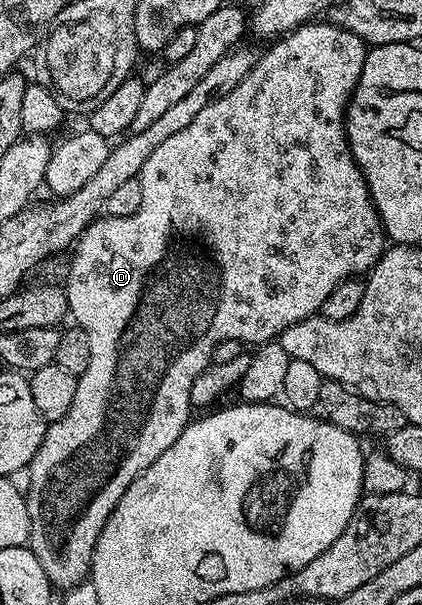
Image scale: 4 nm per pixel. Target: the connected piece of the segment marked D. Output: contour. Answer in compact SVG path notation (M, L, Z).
M321 21L303 23L294 31L290 31L289 34L282 35L276 41L270 42L266 46L270 47L265 52L263 50L260 52L257 63L251 69L251 73L247 73L247 77L243 77L243 81L239 81L239 85L235 85L235 89L231 89L231 93L227 93L227 97L214 99L212 103L207 105L207 109L202 109L196 115L195 121L191 121L191 125L187 125L187 129L167 137L167 141L163 141L163 145L159 145L159 149L155 149L155 153L151 153L151 158L147 160L147 165L143 165L139 176L143 185L143 201L140 202L139 209L135 209L135 213L131 213L131 217L105 215L94 219L72 248L73 260L69 263L69 276L63 280L63 286L65 296L69 302L69 314L72 322L76 326L81 327L83 333L87 333L87 338L89 338L91 361L87 365L87 373L77 376L75 401L71 401L71 409L67 409L67 415L59 420L58 423L50 423L46 426L43 441L39 445L35 457L28 465L29 491L27 487L24 492L27 513L31 521L27 546L30 551L35 553L35 557L39 557L39 565L43 565L43 573L47 573L50 584L54 588L63 587L62 589L70 589L79 586L90 578L93 565L93 550L99 541L99 533L103 533L103 525L107 525L107 517L111 517L115 505L119 505L119 497L123 497L123 493L127 493L127 485L131 485L131 481L135 481L137 475L142 475L162 453L167 453L167 449L171 449L171 445L175 445L175 441L179 441L179 433L183 433L183 429L191 422L191 414L189 415L189 411L191 412L189 401L191 385L195 383L195 377L199 377L199 373L203 373L203 369L209 366L213 358L215 345L219 341L227 341L228 339L238 339L242 345L249 345L249 343L260 345L276 340L281 332L288 329L291 325L295 325L304 319L314 318L320 312L323 301L330 295L331 289L335 289L337 283L342 283L345 279L364 276L372 271L373 266L381 260L381 255L387 249L385 228L381 225L381 218L377 212L376 205L373 203L373 198L369 192L368 185L365 183L363 173L358 169L356 161L353 160L353 154L349 152L349 139L345 135L345 109L349 106L349 96L353 94L355 85L359 81L359 73L363 73L363 61L365 60L367 45L359 37L355 37L355 33L351 33L347 29L336 27L336 25L328 21L319 22Z

